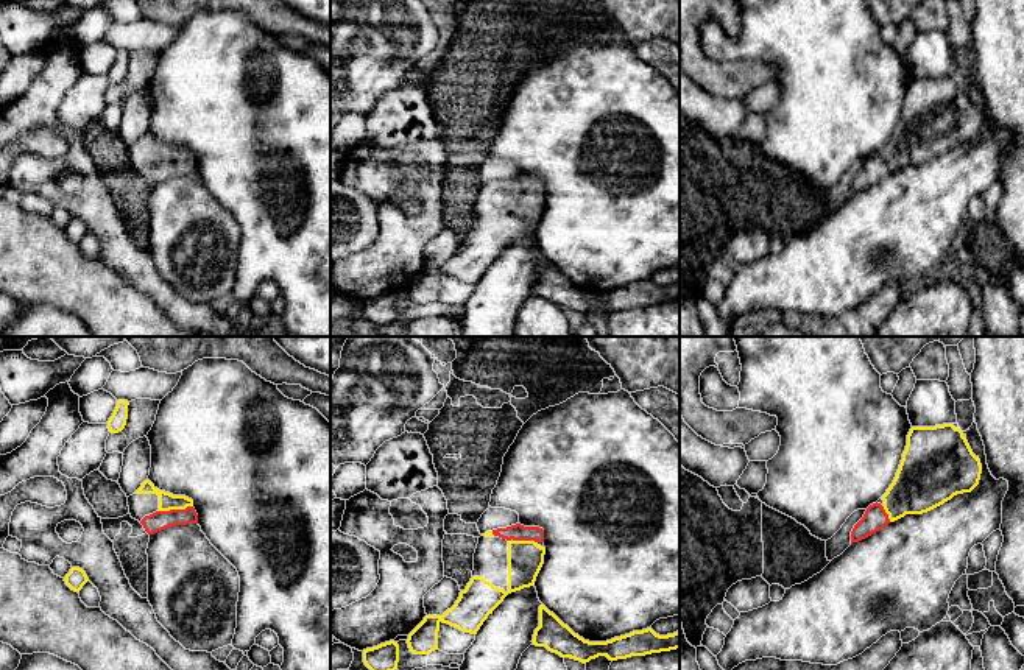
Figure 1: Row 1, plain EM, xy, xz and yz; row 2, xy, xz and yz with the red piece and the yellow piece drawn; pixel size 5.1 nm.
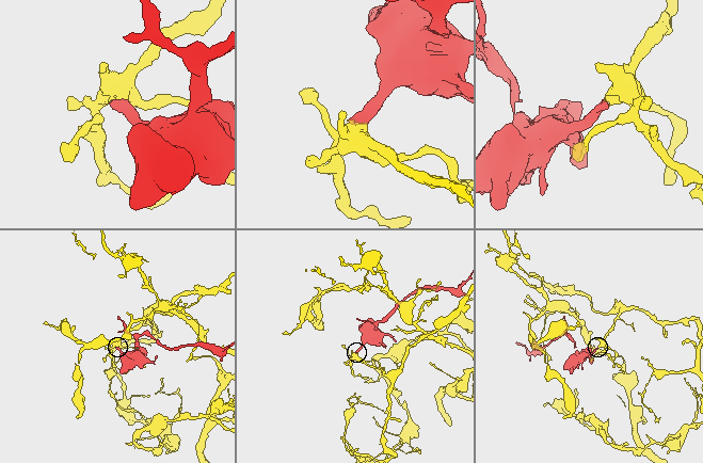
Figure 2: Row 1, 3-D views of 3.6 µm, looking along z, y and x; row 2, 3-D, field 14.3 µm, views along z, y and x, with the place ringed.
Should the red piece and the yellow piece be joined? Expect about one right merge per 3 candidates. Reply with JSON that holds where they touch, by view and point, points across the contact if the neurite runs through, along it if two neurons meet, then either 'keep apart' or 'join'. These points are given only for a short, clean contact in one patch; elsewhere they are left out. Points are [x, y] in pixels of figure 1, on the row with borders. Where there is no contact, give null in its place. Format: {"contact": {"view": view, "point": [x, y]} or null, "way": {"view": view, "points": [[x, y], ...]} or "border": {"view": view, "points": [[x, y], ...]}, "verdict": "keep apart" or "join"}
{"contact": {"view": "xy", "point": [175, 510]}, "way": {"view": "xy", "points": [[158, 521], [175, 510], [167, 500]]}, "verdict": "join"}

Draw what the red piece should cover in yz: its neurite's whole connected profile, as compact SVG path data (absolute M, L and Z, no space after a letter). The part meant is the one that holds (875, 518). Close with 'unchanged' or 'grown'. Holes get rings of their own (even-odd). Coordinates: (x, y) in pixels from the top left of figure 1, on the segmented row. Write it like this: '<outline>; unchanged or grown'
M952 424L912 427L896 477L884 503L873 503L851 531L851 544L882 530L906 514L923 514L957 494L971 492L982 464Z; grown

